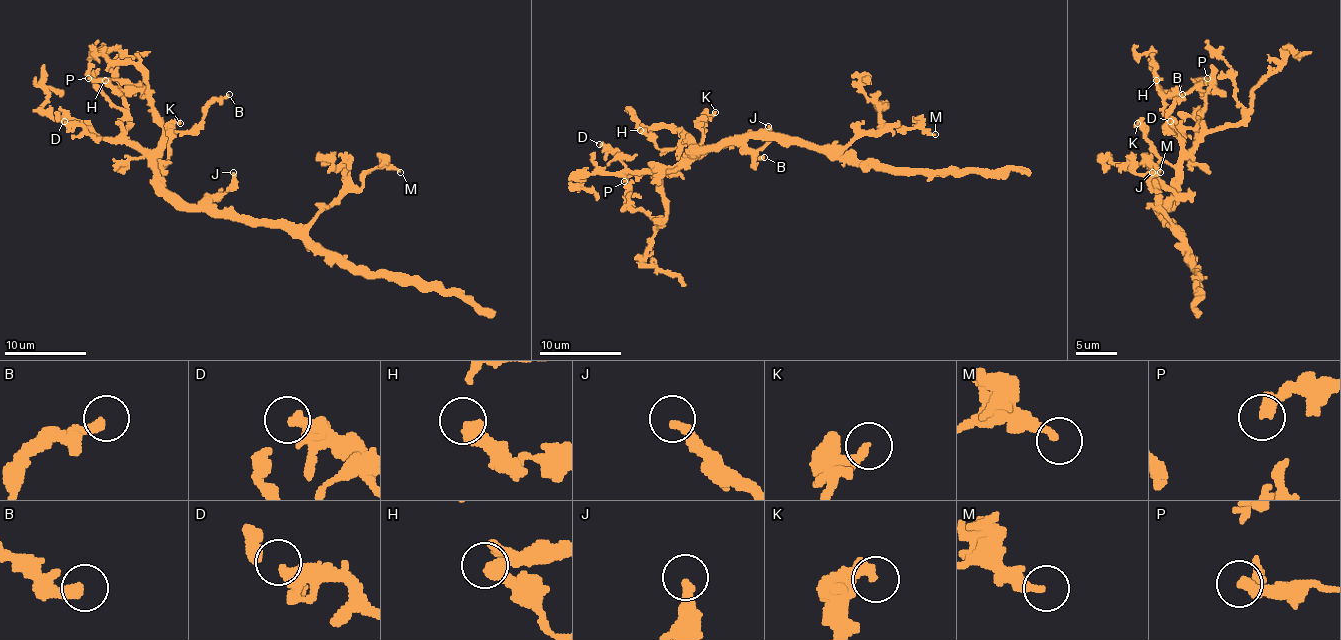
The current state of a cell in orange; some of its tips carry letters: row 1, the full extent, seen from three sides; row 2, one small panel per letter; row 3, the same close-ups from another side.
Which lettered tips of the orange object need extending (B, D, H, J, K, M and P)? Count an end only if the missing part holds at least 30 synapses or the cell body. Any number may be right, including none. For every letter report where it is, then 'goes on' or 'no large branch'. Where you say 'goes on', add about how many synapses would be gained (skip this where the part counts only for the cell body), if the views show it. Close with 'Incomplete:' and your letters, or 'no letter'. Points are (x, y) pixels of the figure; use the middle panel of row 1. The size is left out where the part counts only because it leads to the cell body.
B: (764, 157) | no large branch
D: (599, 144) | no large branch
H: (640, 130) | no large branch
J: (768, 126) | goes on | 50 syn
K: (715, 112) | no large branch
M: (935, 134) | no large branch
P: (624, 181) | no large branch
Incomplete: J

